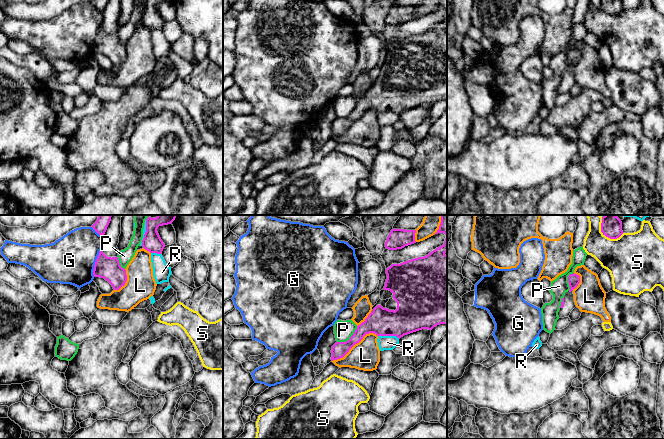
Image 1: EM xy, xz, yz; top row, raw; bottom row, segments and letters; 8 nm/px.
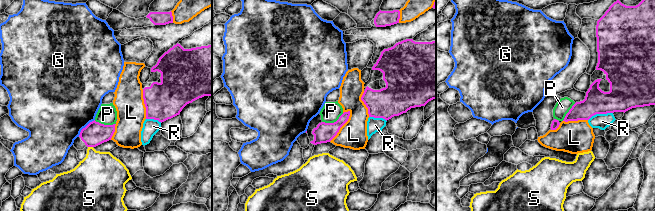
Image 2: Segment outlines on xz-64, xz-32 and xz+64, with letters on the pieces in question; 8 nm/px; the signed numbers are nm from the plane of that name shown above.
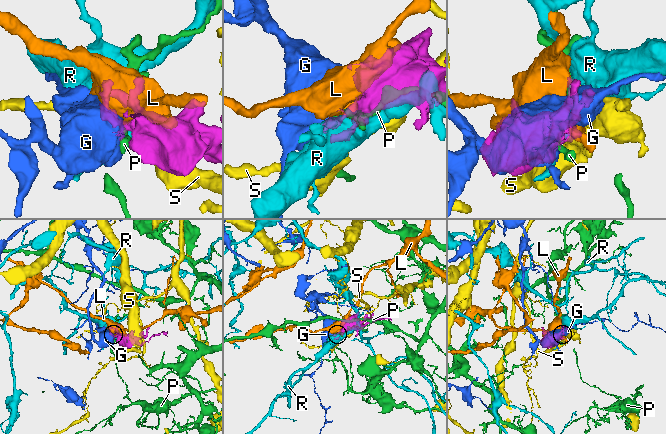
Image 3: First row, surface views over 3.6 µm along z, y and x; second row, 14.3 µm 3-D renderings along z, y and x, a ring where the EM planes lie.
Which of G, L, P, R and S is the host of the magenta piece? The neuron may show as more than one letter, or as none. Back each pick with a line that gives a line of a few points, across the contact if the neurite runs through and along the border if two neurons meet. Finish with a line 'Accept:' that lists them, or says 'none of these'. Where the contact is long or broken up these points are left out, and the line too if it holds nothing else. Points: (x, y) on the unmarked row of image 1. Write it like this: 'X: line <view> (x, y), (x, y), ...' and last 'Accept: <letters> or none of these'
Accept: none of these

